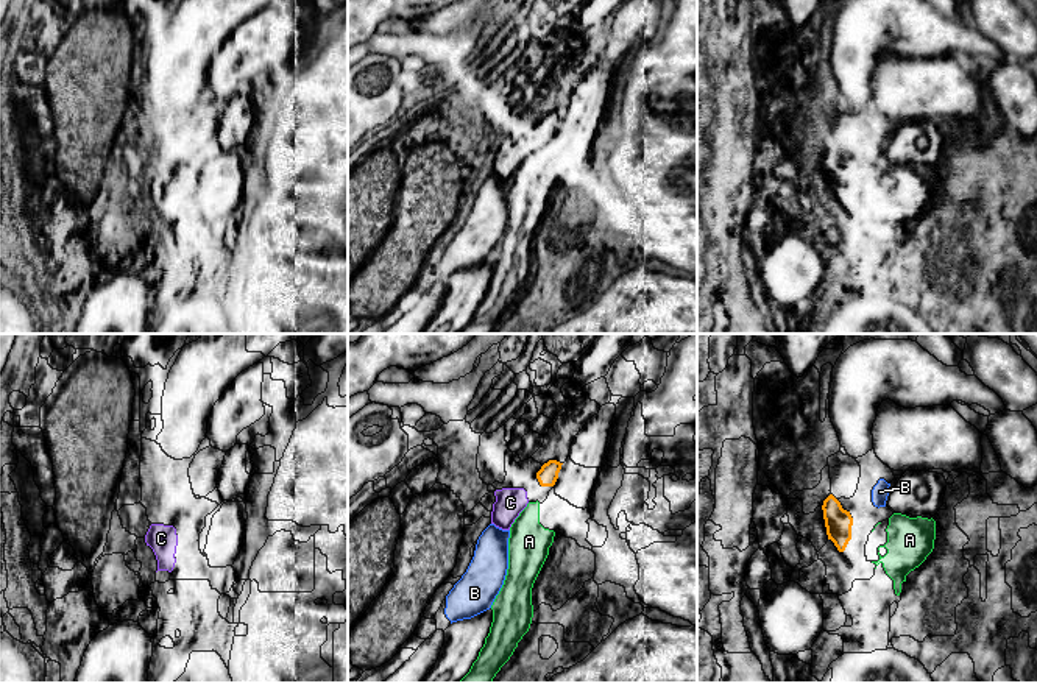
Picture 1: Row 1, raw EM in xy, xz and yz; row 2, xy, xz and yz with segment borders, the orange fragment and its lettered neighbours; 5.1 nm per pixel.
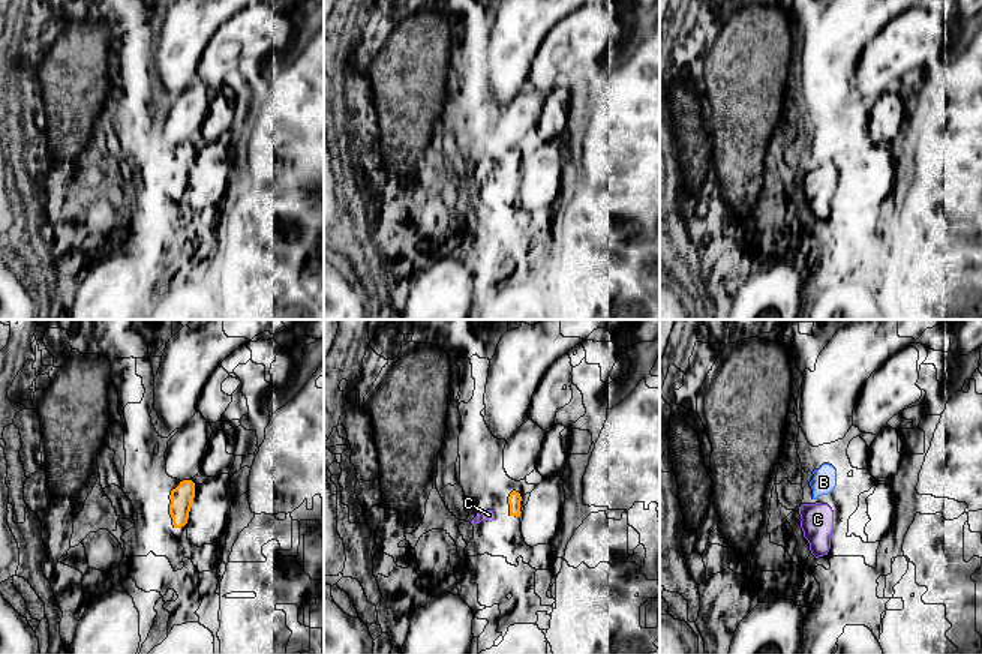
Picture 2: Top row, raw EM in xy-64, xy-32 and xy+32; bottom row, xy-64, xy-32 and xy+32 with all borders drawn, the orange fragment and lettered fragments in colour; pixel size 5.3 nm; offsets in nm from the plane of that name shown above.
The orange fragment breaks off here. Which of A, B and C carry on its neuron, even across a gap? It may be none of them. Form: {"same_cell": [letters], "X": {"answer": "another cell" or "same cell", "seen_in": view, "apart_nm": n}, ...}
{"same_cell": ["C"], "A": {"answer": "another cell", "seen_in": "xz", "apart_nm": 80}, "B": {"answer": "another cell", "seen_in": "yz", "apart_nm": 130}, "C": {"answer": "same cell", "seen_in": "xz", "apart_nm": 80}}

